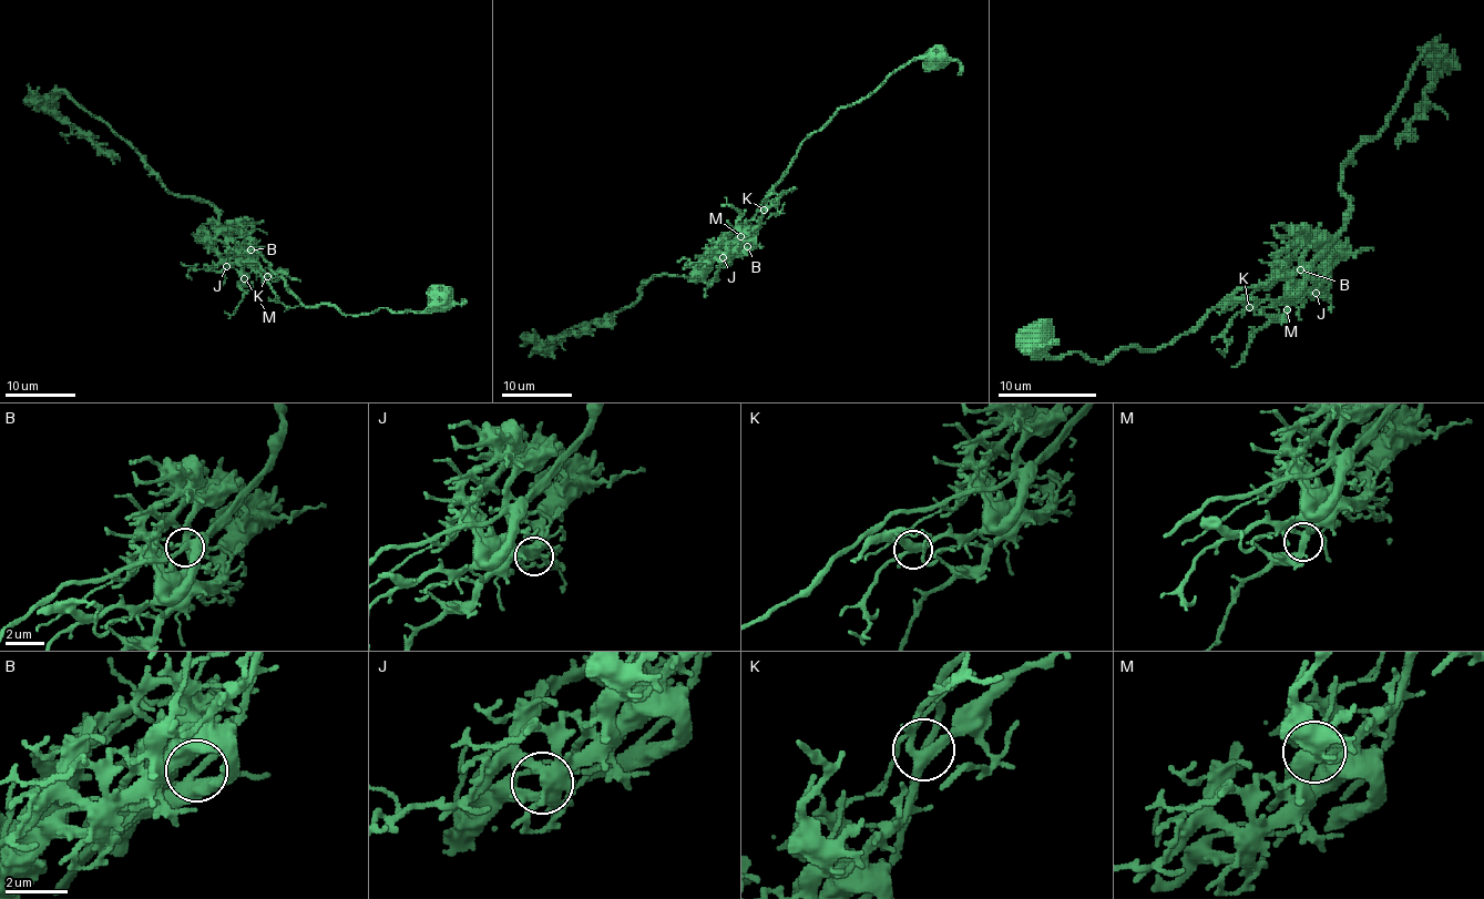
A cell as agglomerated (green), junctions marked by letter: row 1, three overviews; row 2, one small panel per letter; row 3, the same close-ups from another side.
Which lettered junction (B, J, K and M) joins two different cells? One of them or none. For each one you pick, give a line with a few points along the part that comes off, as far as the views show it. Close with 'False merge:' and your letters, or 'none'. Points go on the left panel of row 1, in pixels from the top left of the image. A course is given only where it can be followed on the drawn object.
False merge: none

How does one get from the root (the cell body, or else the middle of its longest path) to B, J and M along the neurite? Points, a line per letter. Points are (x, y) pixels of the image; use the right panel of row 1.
B: (1034, 335), (1036, 357), (1078, 351), (1108, 361), (1121, 349), (1175, 341), (1229, 295), (1301, 271)
J: (1034, 335), (1036, 357), (1108, 361), (1121, 349), (1175, 341), (1245, 287), (1281, 277), (1316, 293)
M: (1034, 335), (1036, 357), (1108, 361), (1121, 349), (1175, 341), (1229, 295), (1277, 277), (1287, 283), (1287, 309)

